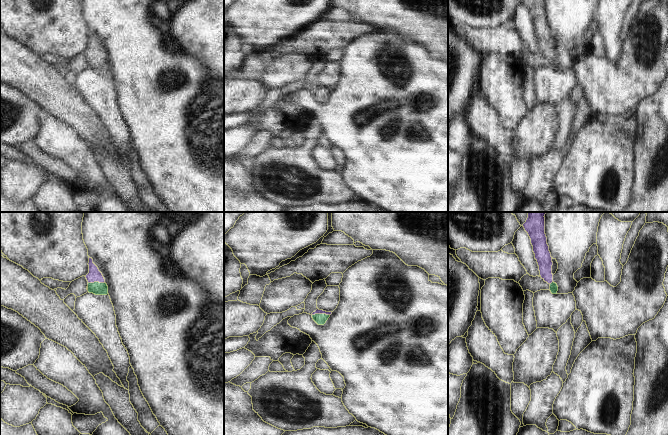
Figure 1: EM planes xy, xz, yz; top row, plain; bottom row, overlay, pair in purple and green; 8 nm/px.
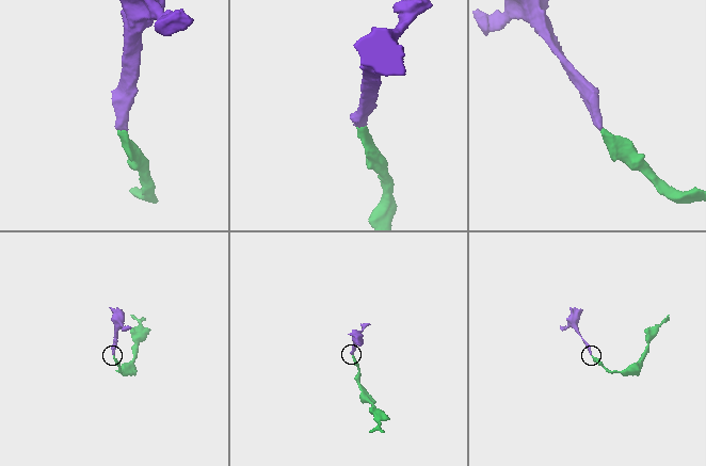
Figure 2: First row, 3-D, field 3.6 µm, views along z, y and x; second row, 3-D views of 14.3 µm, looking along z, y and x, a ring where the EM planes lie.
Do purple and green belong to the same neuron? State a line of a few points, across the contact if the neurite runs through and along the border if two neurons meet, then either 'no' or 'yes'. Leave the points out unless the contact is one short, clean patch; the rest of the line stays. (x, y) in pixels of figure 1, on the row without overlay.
line xz (317, 87), (320, 89), (320, 95); yes

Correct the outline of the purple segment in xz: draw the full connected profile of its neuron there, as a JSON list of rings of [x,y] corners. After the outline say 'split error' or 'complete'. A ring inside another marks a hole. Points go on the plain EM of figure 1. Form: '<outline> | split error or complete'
[[[317,85],[311,91],[312,91],[313,96],[318,101],[324,101],[326,99],[326,97],[328,96],[328,94],[330,93],[331,90],[332,90],[332,88],[326,88],[326,87]]] | split error

